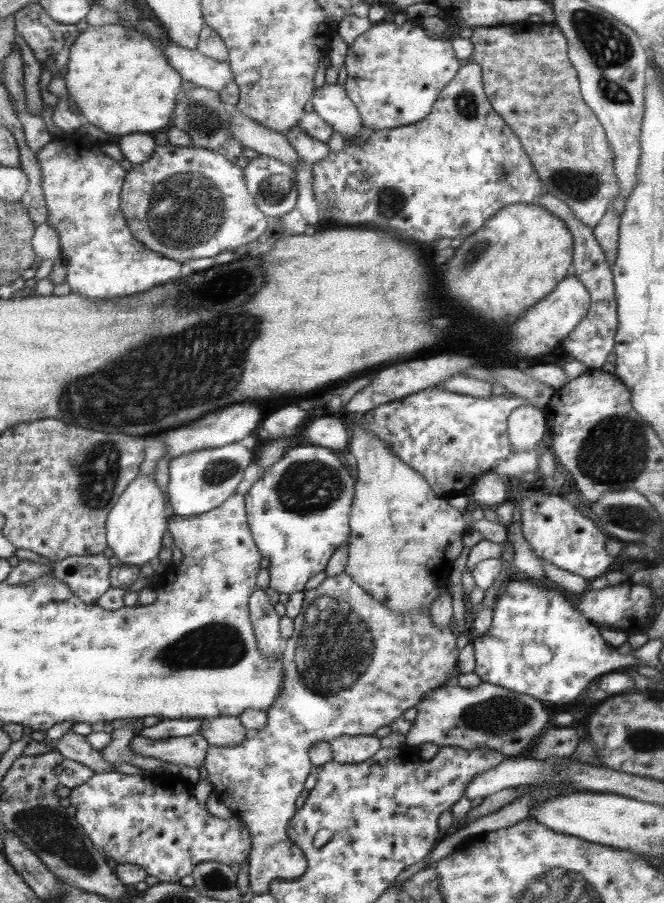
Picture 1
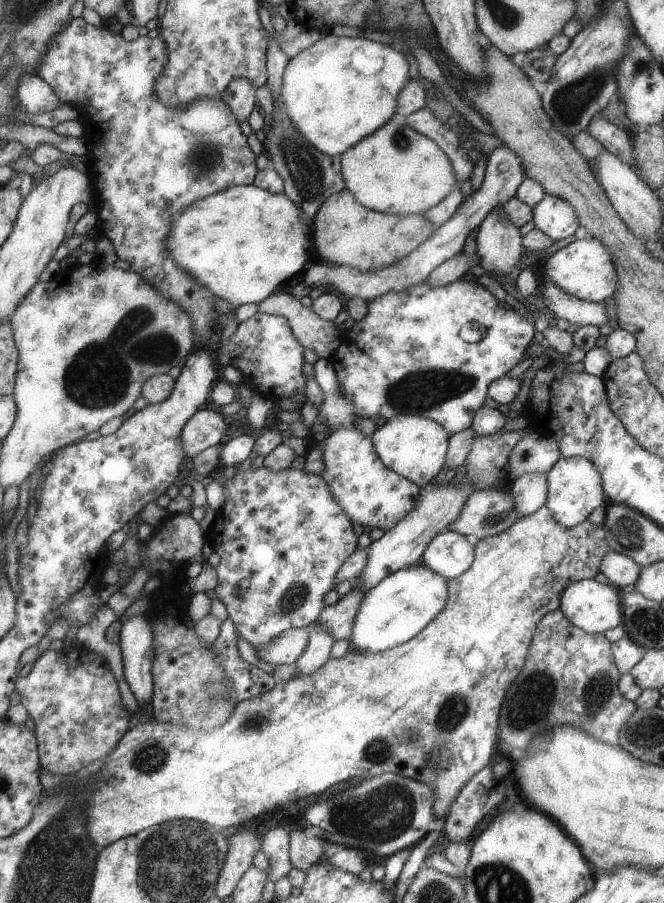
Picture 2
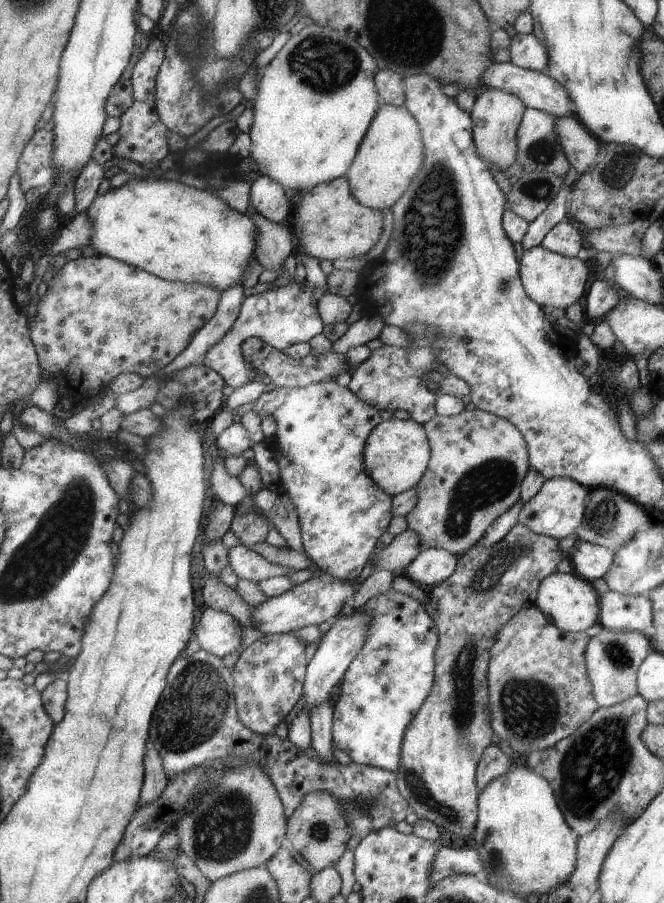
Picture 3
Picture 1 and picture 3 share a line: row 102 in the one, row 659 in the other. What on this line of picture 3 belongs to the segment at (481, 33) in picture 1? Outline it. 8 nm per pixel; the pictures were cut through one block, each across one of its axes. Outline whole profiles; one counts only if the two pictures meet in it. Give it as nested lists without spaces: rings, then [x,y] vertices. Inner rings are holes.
[[[536,606],[520,611],[496,636],[488,668],[492,728],[495,728],[499,740],[507,740],[510,743],[515,755],[553,747],[559,740],[566,739],[582,727],[595,711],[599,710],[600,706],[594,695],[593,682],[587,672],[585,661],[585,650],[590,642],[591,637],[586,631],[572,634],[561,630]]]

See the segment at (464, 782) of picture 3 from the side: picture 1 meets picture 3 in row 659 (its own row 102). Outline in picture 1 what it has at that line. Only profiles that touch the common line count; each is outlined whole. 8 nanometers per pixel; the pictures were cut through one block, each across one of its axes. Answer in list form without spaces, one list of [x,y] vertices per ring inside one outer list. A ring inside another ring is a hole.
[[[470,61],[468,65],[464,66],[464,69],[460,69],[459,73],[456,73],[455,78],[439,94],[434,108],[423,121],[416,122],[415,125],[404,125],[398,129],[384,129],[371,132],[364,142],[347,143],[340,152],[329,150],[328,156],[325,156],[324,160],[316,161],[312,165],[314,172],[314,198],[318,201],[319,208],[325,212],[325,218],[348,222],[348,227],[370,226],[370,228],[378,228],[378,230],[388,230],[388,234],[394,234],[398,236],[398,239],[402,238],[402,240],[422,245],[441,238],[465,239],[474,234],[476,230],[483,228],[484,222],[494,217],[494,214],[504,209],[504,206],[512,204],[538,205],[540,188],[542,186],[539,174],[536,173],[535,167],[532,166],[531,158],[528,157],[526,150],[524,150],[519,135],[511,129],[511,126],[508,126],[507,121],[491,105],[486,90],[482,88],[482,72],[483,70],[480,70],[479,63]]]

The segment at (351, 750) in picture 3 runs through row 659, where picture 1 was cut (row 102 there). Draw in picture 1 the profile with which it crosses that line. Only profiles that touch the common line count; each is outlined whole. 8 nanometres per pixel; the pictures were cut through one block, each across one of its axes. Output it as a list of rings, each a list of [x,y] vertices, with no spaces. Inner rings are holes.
[[[410,20],[402,25],[380,21],[349,45],[345,58],[345,70],[348,73],[345,86],[347,94],[358,107],[366,132],[415,125],[431,113],[439,94],[460,70],[460,59],[454,56],[452,45],[444,40],[432,40],[430,36],[426,36],[420,24],[414,24]]]

